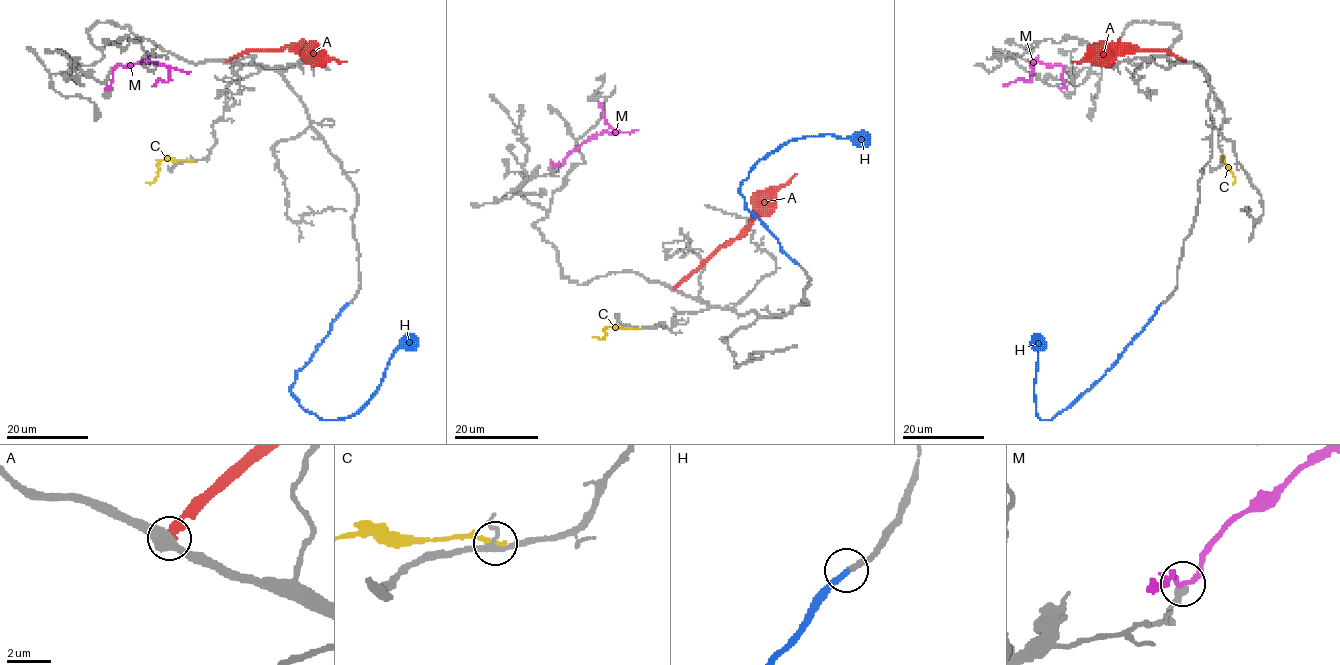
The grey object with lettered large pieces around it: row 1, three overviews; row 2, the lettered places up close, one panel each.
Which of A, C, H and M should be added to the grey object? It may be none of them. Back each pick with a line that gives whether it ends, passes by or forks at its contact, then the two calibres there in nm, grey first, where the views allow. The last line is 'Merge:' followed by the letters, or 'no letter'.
H: it ends; calibres 220 and 260 nm
Merge: H

